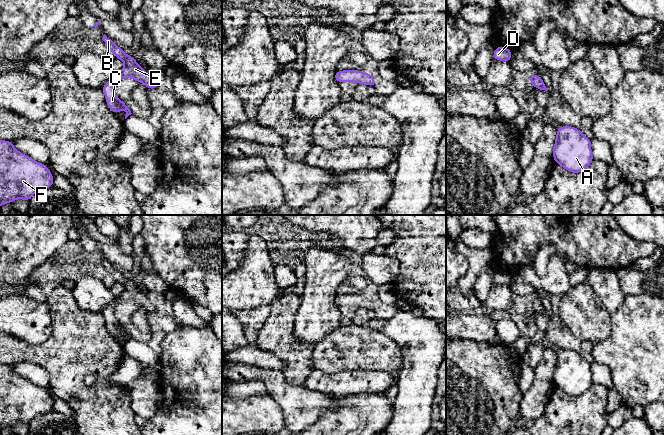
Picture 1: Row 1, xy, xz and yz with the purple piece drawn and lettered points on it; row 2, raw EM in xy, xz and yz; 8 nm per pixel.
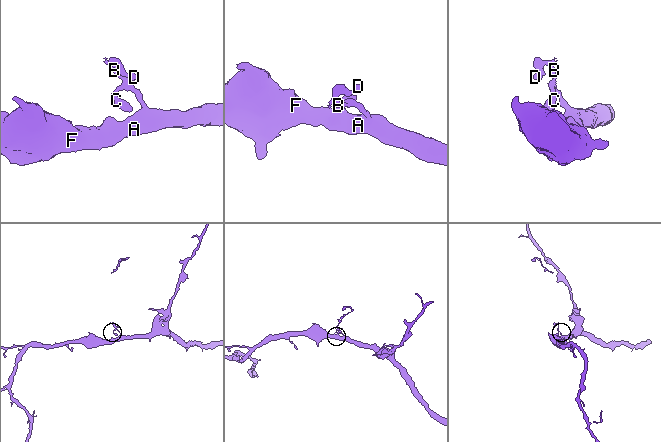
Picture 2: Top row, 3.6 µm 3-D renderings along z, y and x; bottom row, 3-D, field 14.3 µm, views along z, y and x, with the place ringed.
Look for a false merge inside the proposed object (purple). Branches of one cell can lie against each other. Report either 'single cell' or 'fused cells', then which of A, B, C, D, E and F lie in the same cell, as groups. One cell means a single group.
single cell; groups A B C D E F

